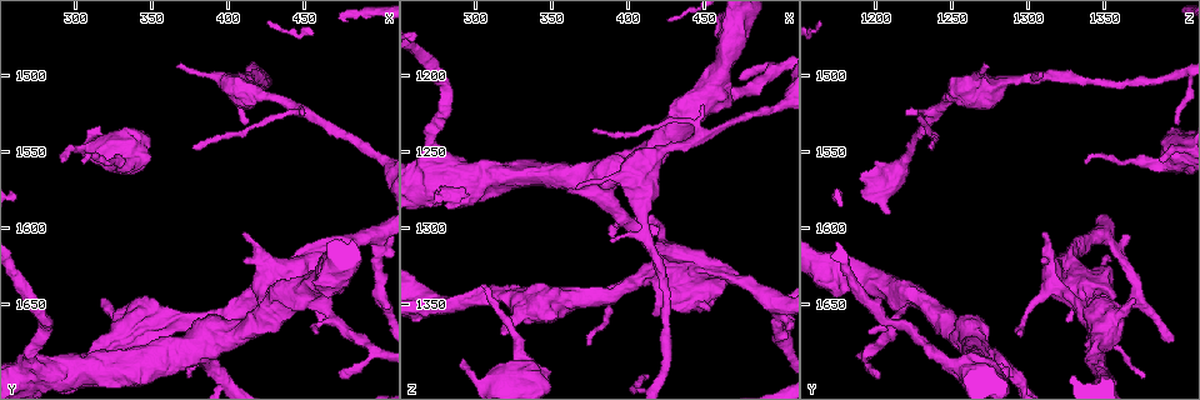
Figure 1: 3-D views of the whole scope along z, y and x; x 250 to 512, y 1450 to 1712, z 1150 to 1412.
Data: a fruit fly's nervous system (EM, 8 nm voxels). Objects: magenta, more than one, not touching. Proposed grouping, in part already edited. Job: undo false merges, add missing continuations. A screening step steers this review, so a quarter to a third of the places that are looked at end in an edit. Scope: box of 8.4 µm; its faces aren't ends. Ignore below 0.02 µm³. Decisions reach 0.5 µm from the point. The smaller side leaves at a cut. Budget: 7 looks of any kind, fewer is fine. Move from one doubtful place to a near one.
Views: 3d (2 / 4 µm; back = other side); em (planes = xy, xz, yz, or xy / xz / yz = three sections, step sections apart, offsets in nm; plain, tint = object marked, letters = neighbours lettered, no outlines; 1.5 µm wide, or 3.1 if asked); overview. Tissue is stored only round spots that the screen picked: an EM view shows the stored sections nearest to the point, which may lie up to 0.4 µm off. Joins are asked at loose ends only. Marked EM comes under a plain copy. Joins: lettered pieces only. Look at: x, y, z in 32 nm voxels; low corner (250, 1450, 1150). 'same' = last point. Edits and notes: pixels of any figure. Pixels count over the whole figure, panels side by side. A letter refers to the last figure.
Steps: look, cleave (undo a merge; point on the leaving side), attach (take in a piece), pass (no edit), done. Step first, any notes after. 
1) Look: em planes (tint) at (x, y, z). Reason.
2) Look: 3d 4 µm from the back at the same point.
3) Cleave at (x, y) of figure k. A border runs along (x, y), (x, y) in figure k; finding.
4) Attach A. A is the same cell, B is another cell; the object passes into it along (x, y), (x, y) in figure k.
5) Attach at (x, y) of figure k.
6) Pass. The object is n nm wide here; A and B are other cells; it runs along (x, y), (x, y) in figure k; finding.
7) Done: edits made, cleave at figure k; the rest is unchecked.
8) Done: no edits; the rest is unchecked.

Look: 3d 4 µm at (472, 1696, 1202).

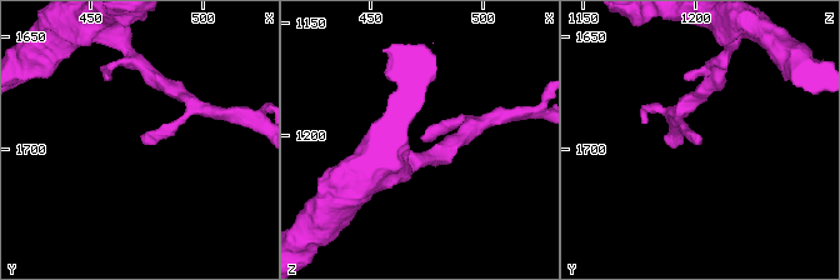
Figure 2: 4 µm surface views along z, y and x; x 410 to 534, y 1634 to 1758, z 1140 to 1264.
Look: em xz step 8 (letters) at (472, 1694, 1202). Need the tissue.

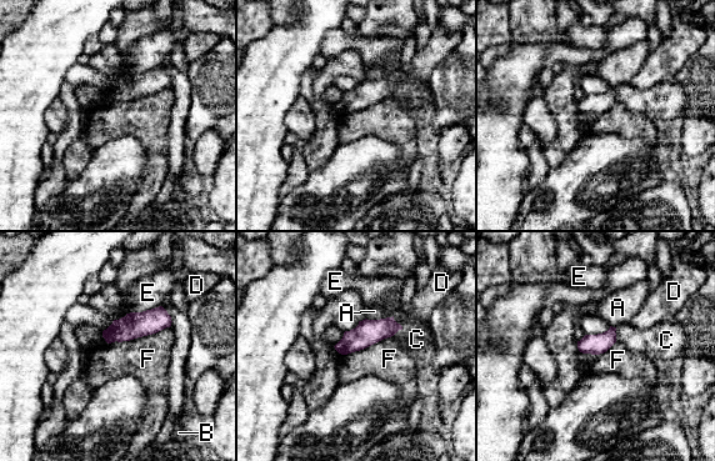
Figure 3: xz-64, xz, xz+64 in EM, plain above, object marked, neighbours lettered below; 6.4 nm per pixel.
Look: em planes (letters) at the same point.

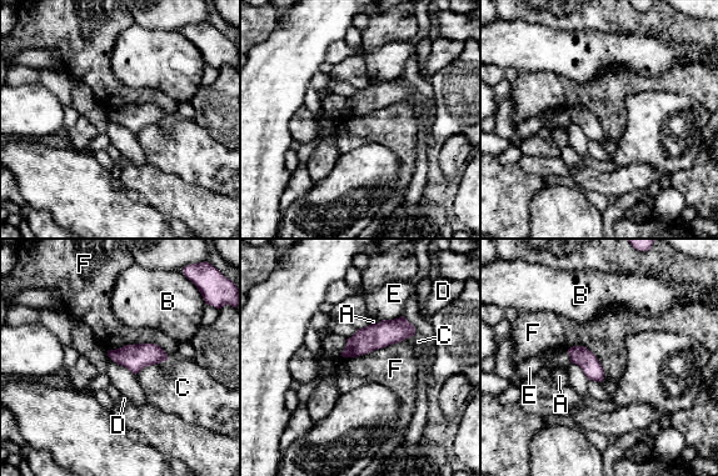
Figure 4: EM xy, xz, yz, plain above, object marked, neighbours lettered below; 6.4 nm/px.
Pass. The longest contact is with F, 500 nm; A, B, C, D, E and F are other cells; it runs along (408, 332), (384, 332), (345, 354) in figure 4; none of them fits.

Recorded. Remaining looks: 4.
Look: em xy step 4 (tint) at (320, 1680, 1342). Sudden change in width.

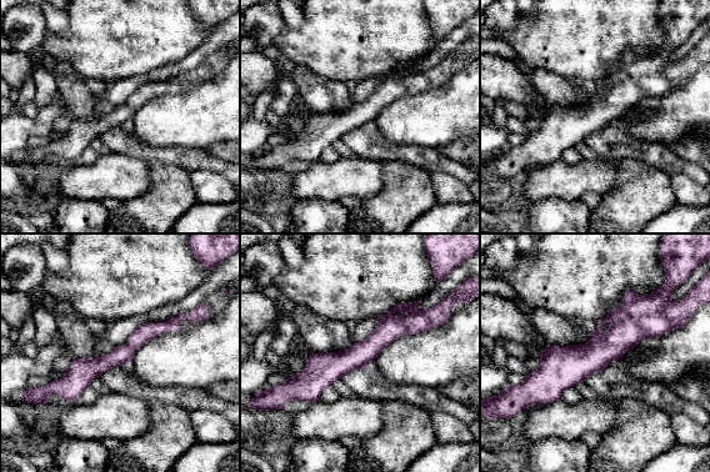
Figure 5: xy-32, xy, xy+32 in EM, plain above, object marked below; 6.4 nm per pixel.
Look: em planes (letters) at the same point.

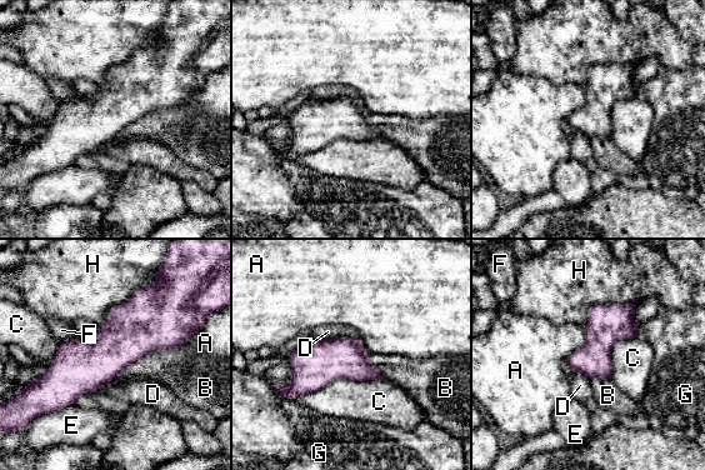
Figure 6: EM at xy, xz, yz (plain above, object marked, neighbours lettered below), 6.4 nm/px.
Pass. A, B, C, D, E, F, G and H are other cells; a border runs along (358, 339), (339, 336), (320, 340) in figure 6; continuous, no second neuron.

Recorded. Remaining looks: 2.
Look: em yz step 8 (letters) at (406, 1668, 1294). Thin end.

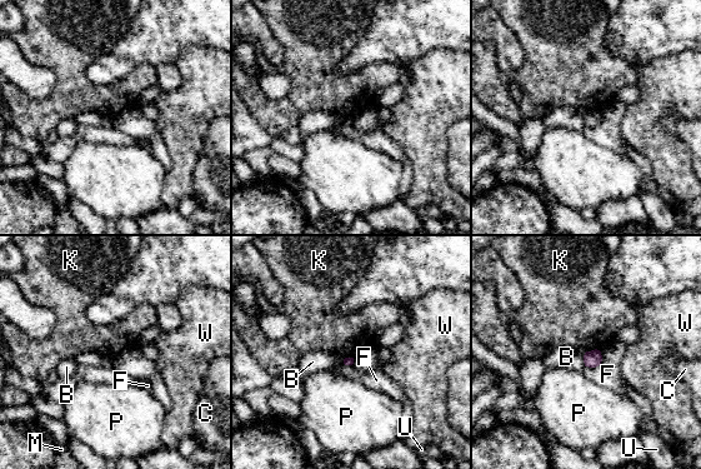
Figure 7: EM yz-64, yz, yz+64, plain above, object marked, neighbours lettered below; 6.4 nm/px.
Look: em planes (letters) at the same point. Another direction.

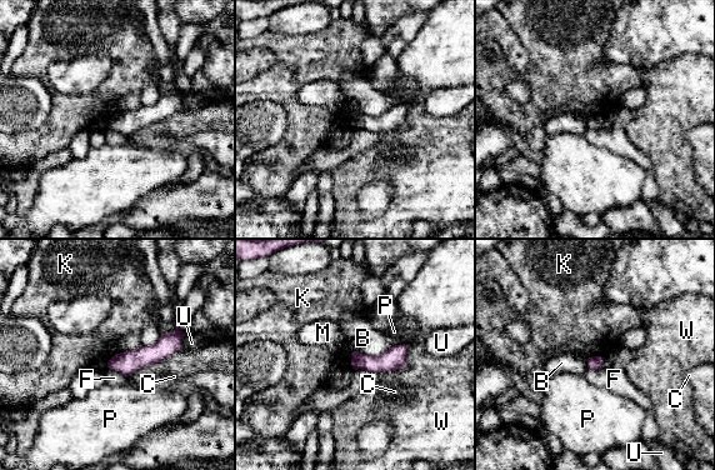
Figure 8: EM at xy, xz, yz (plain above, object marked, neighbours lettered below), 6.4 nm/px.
Pass. B, C, F, K, M, P, U and W are other cells; none of them fits.

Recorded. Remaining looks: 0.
Done: no edits; the rest is unchecked.

